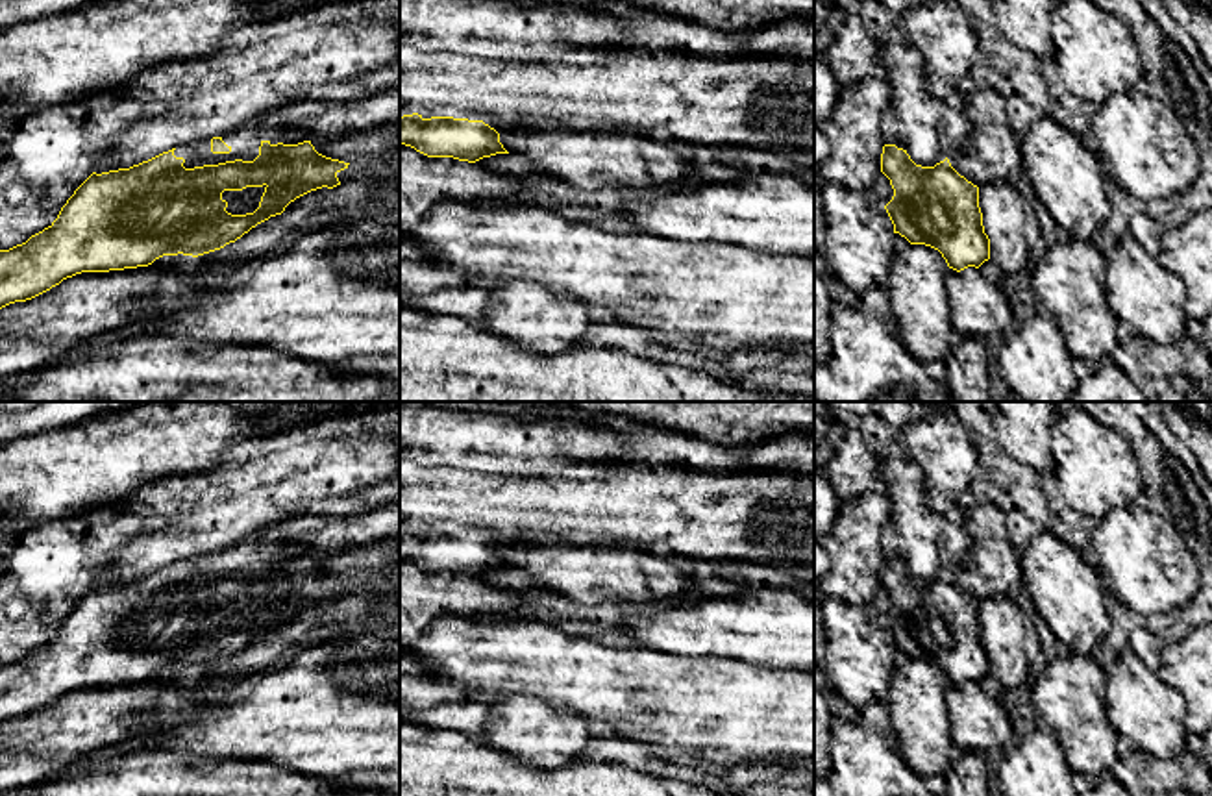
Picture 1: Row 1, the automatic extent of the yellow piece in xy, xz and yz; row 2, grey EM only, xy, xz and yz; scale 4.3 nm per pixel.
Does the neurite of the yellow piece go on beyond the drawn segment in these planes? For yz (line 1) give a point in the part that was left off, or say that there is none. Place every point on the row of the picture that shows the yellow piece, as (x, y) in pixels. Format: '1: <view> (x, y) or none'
1: none

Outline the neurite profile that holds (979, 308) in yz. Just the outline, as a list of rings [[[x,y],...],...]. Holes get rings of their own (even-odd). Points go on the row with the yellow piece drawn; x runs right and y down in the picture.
[[[979,268],[946,270],[951,324],[957,337],[986,341],[1012,328],[1014,313],[1005,292]]]

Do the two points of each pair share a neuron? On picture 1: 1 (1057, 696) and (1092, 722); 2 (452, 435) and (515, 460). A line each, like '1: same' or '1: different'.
1: same
2: same

